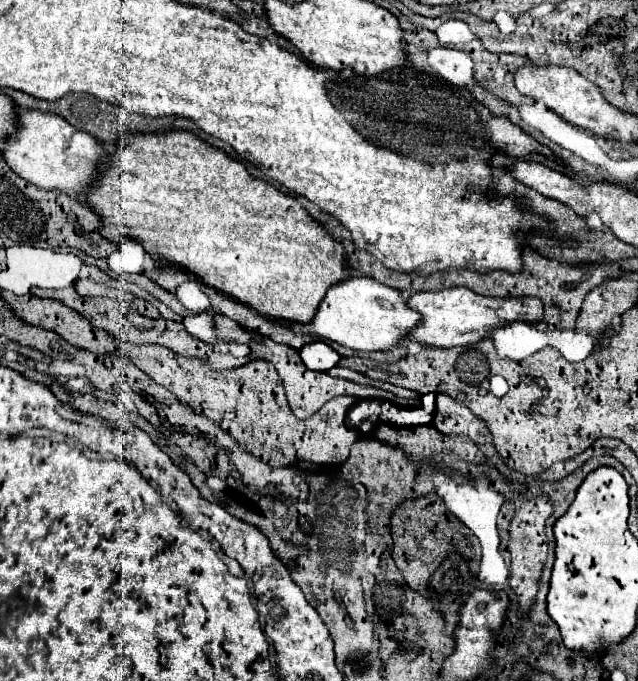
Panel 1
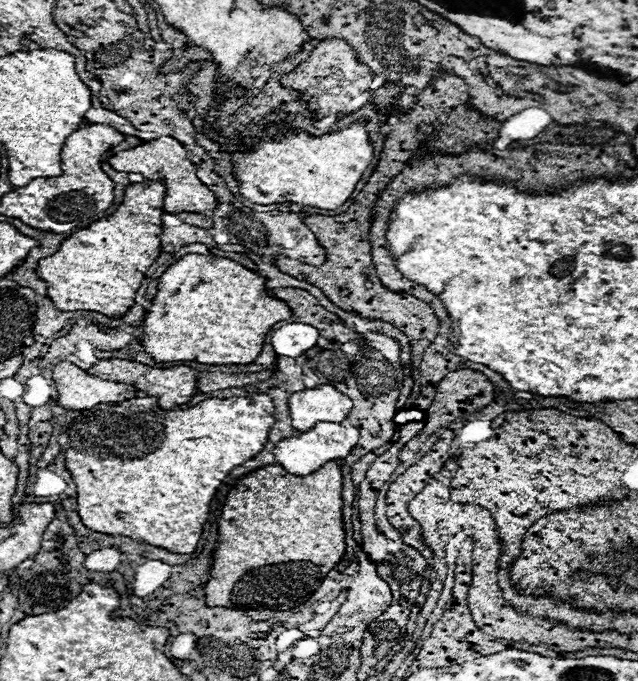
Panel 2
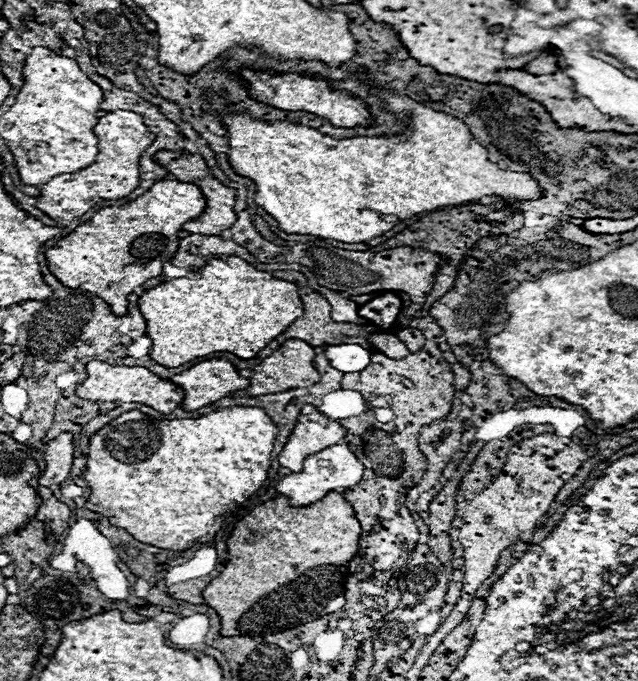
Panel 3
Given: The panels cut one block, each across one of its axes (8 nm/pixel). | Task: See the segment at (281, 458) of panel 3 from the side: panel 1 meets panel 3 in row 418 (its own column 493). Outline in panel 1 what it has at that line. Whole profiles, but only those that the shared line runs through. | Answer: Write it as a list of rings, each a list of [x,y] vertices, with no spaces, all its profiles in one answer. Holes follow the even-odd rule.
[[[464,286],[444,288],[440,292],[418,292],[408,298],[410,308],[422,314],[422,324],[414,328],[412,342],[424,342],[436,348],[454,348],[476,344],[490,336],[490,332],[508,322],[526,322],[536,324],[544,318],[544,302],[532,296],[514,296],[514,298],[488,298],[480,296]]]

